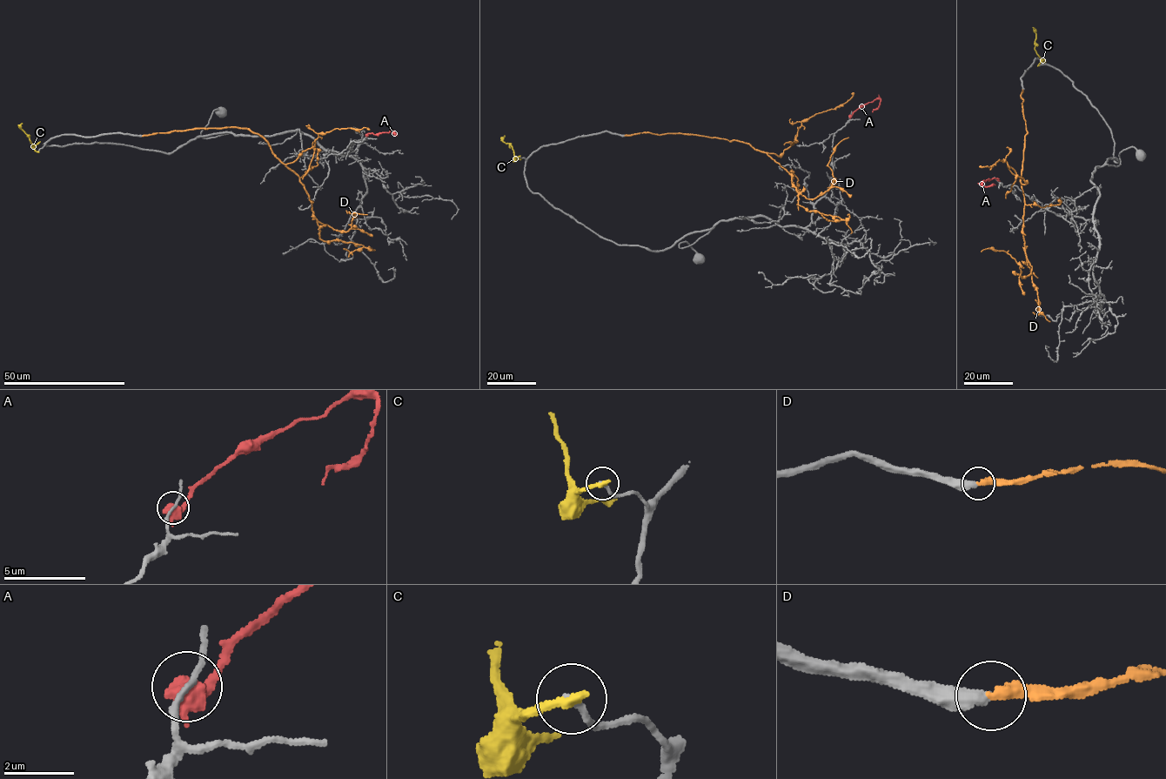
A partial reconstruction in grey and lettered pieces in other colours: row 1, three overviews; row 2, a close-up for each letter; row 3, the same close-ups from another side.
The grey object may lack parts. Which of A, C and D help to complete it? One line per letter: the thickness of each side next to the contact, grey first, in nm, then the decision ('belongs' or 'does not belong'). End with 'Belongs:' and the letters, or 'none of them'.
A: 130 nm thick on the grey side, 650 nm on the other; does not belong
C: 200 nm thick on the grey side, 280 nm on the other; does not belong
D: 460 nm thick on the grey side, 280 nm on the other; does not belong
Belongs: none of them

